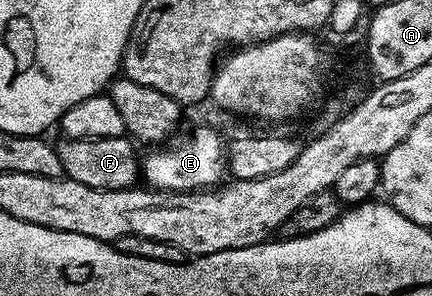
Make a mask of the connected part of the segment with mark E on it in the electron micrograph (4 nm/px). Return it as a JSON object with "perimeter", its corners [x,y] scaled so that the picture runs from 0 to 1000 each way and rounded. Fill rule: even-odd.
{"perimeter":[[[444,432],[424,446],[400,456],[377,493],[331,530],[329,608],[340,632],[363,649],[451,649],[488,639],[521,605],[523,486],[516,470],[509,476],[507,453],[491,432]]]}

